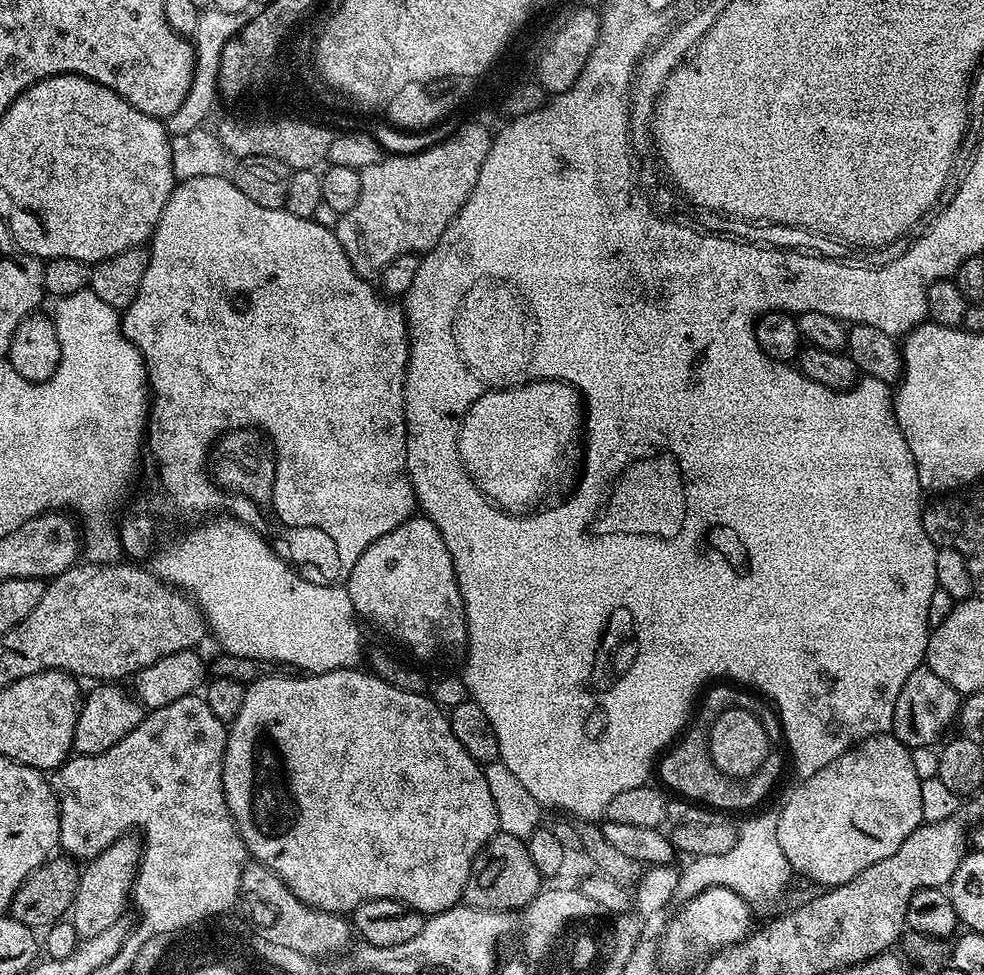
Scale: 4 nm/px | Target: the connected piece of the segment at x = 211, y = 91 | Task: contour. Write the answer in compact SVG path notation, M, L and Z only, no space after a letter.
M212 6L201 11L198 18L198 26L192 31L190 43L196 50L196 64L192 68L192 81L190 90L186 92L186 98L174 114L166 118L166 127L173 137L188 134L196 129L203 129L204 119L212 112L212 107L218 101L218 66L222 62L222 46L234 38L242 30L246 16L242 12L224 12L218 7Z

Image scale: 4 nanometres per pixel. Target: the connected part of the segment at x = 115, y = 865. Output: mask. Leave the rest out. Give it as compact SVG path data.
M125 834L118 837L106 850L93 856L83 865L73 902L70 919L81 940L94 938L110 926L121 923L124 907L129 907L132 887L140 869L142 840L139 835Z

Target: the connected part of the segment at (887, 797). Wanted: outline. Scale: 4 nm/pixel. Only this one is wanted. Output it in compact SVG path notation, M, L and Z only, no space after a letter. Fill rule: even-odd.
M894 734L871 736L862 741L861 744L855 744L854 747L846 749L838 758L834 758L834 762L830 762L830 766L822 766L822 770L818 770L818 774L797 783L798 786L789 794L788 801L784 805L779 805L780 817L778 818L777 830L778 842L781 843L782 851L789 859L789 866L797 877L799 875L805 876L806 879L813 880L816 884L824 884L820 886L825 889L836 888L840 884L850 882L850 878L862 874L862 870L866 870L866 866L874 866L874 862L882 862L882 858L889 856L893 848L897 848L899 844L906 842L909 832L914 831L916 825L925 823L924 788L920 785L920 772L916 769L912 756L913 753L910 749Z

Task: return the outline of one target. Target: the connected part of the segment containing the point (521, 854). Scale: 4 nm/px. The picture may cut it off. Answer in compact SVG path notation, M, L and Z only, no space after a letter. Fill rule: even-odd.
M497 831L484 845L480 855L472 860L470 878L464 887L463 903L469 908L487 912L515 913L527 908L541 890L542 877L538 866L534 866L534 858L530 858L527 843L512 834Z

